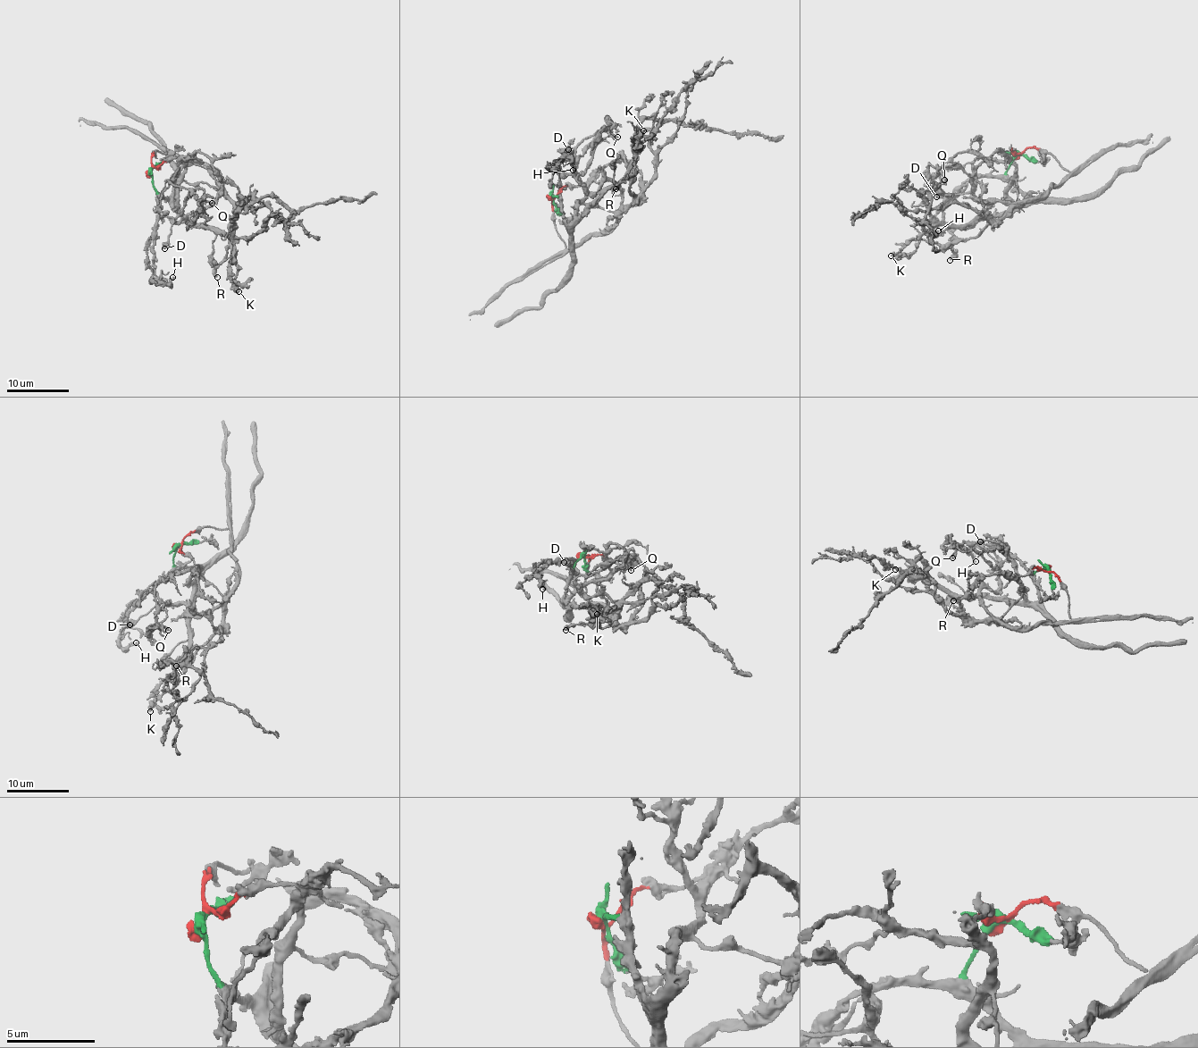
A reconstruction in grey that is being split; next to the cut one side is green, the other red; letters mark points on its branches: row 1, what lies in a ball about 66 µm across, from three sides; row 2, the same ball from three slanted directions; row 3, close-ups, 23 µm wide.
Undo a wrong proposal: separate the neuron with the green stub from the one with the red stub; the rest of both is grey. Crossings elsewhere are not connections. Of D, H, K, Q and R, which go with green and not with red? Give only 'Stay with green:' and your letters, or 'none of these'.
Stay with green: H, K, Q

